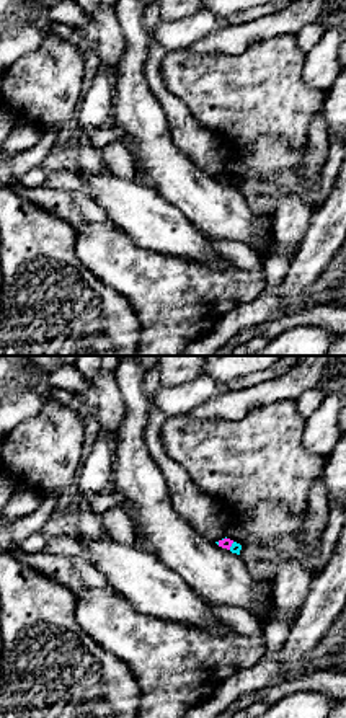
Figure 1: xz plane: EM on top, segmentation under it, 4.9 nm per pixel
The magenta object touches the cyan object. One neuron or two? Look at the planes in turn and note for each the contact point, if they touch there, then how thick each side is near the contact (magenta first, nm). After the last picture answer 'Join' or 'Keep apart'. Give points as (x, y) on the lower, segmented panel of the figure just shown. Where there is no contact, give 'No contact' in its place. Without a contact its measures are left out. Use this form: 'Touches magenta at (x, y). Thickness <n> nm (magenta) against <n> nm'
Touches magenta at (230, 545). Thickness 50 nm (magenta) against 50 nm

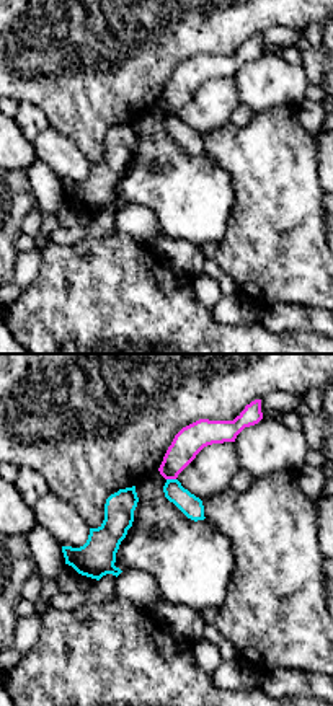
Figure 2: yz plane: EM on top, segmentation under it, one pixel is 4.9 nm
Touches magenta at (172, 478). Thickness 150 nm (magenta) against 110 nm

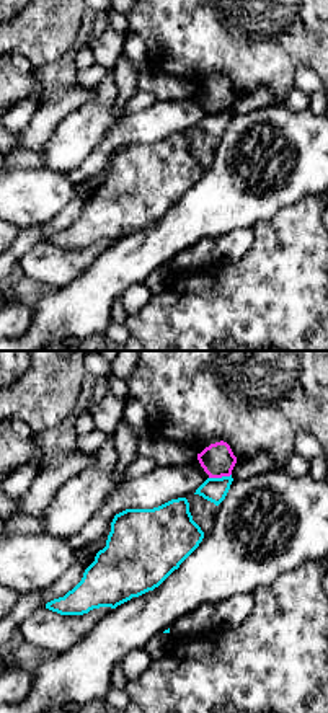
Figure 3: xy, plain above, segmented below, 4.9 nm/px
Touches magenta at (219, 477). Thickness 160 nm (magenta) against 120 nm

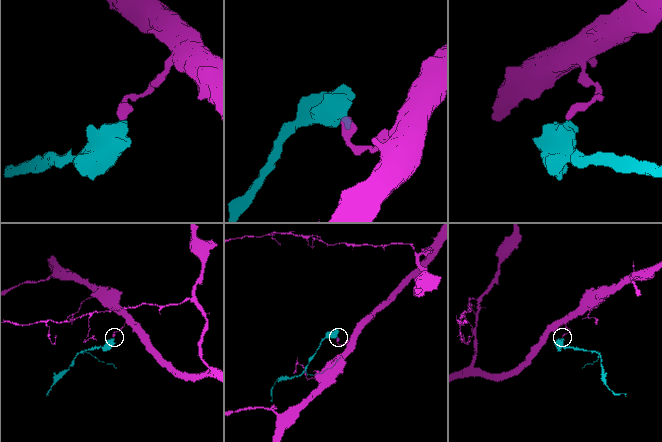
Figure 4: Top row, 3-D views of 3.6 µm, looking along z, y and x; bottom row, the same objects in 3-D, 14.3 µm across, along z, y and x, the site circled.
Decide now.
Keep apart

